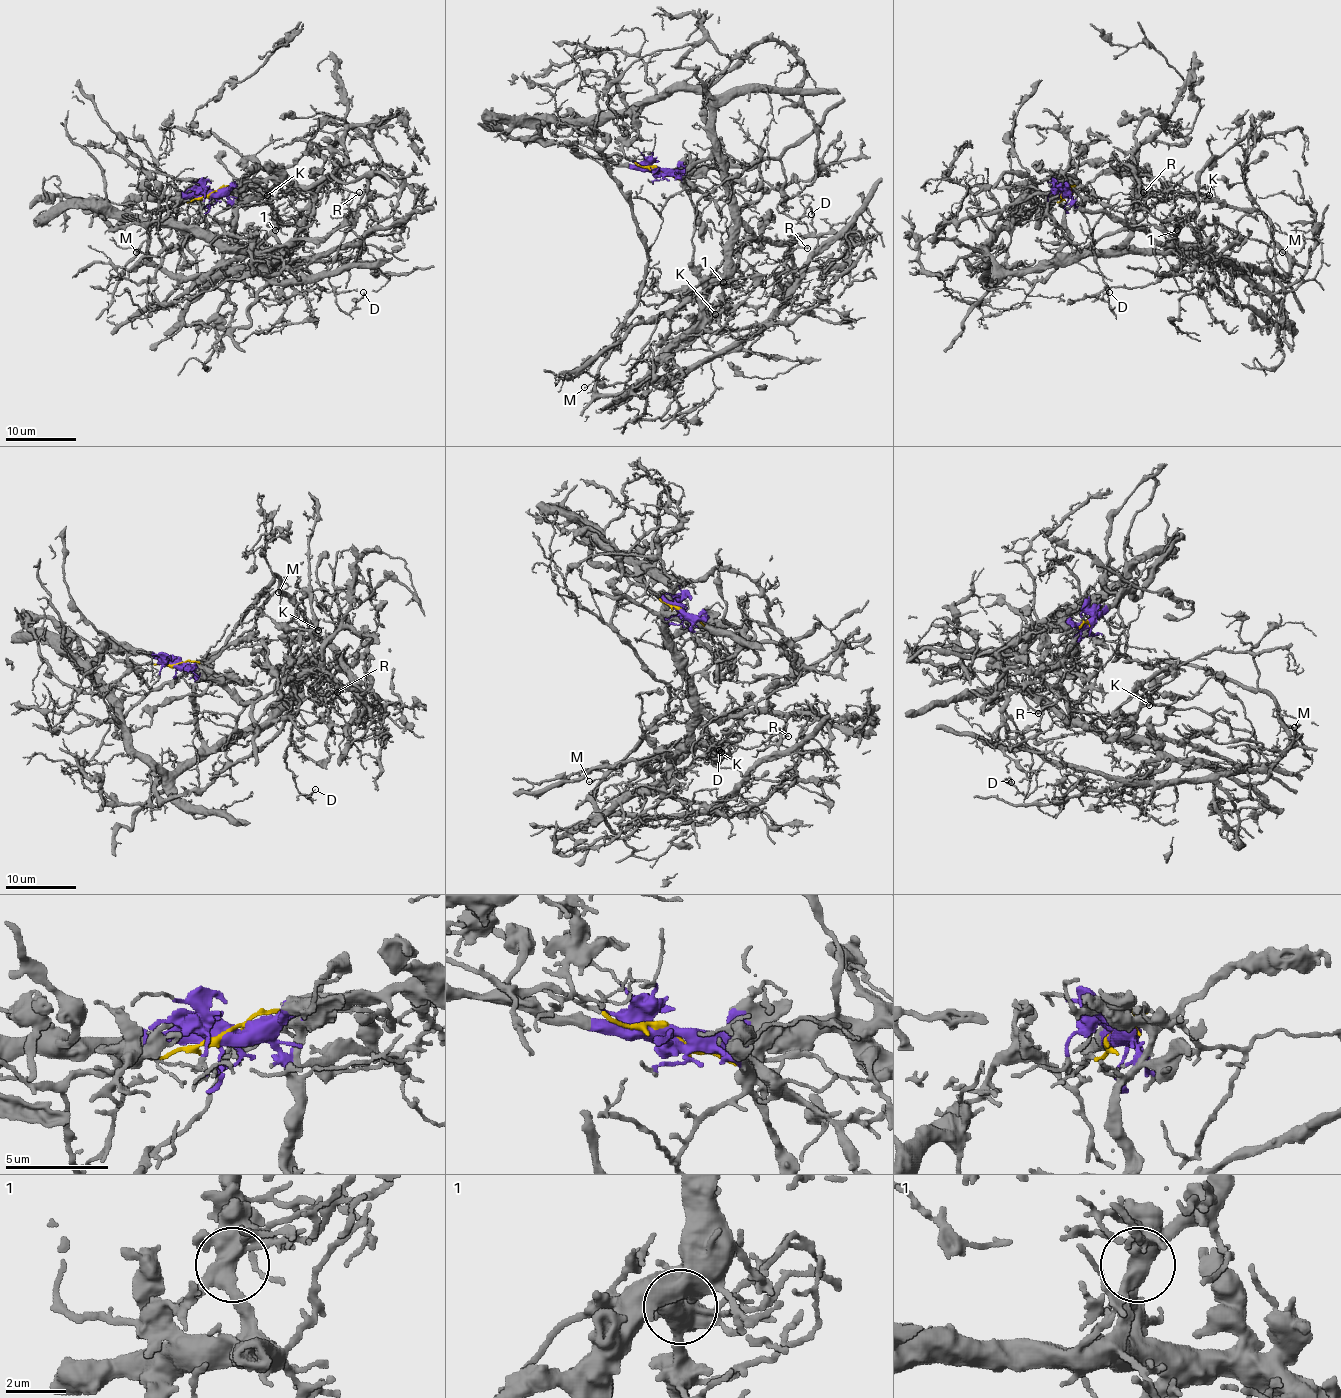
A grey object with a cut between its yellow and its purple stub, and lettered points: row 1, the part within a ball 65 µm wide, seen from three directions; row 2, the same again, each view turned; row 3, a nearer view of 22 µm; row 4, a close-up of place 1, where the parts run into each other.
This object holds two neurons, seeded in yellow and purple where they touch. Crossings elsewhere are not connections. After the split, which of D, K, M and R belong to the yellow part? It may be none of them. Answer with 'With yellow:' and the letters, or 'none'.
With yellow: M

